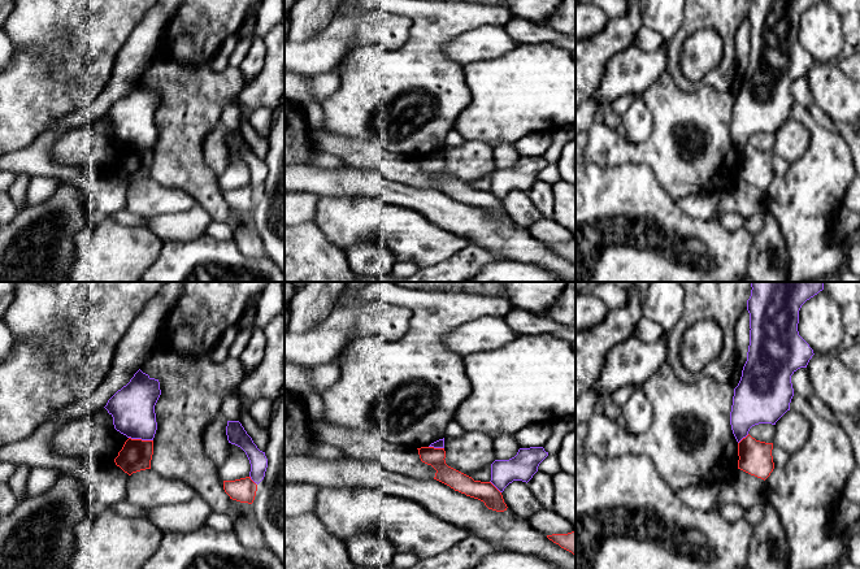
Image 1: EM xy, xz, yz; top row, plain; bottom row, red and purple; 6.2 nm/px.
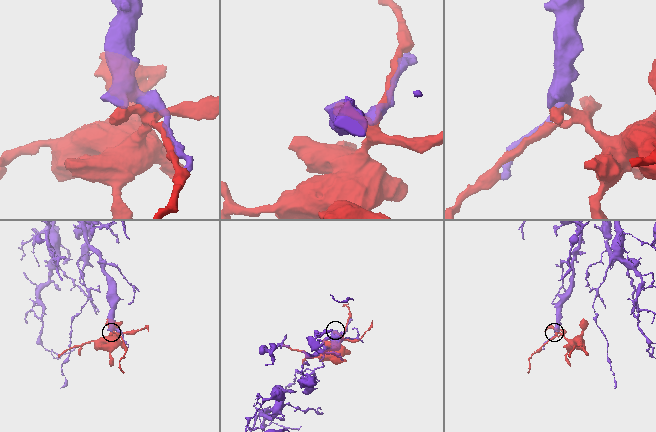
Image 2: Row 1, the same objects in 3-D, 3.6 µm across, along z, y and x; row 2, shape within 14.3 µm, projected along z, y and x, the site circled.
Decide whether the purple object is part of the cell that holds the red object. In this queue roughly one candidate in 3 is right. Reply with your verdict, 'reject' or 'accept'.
reject

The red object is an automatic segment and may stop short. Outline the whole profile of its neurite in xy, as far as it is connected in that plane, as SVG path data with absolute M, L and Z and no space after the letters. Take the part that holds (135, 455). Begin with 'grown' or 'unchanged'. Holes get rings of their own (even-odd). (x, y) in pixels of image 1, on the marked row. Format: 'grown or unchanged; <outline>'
unchanged; M129 438L118 456L114 459L117 466L125 473L133 473L151 469L151 460L153 455L153 440L142 440Z

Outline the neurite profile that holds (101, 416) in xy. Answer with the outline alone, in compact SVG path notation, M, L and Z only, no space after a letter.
M105 408L99 409L95 412L91 418L97 422L99 425L103 425L110 430L116 430L113 425L113 417L108 413Z

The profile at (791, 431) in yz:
M787 411L774 425L773 446L785 449L787 453L798 451L809 436L809 424L798 412Z

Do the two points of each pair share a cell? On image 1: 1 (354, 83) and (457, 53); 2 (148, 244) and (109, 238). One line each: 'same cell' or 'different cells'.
1: different cells
2: same cell

